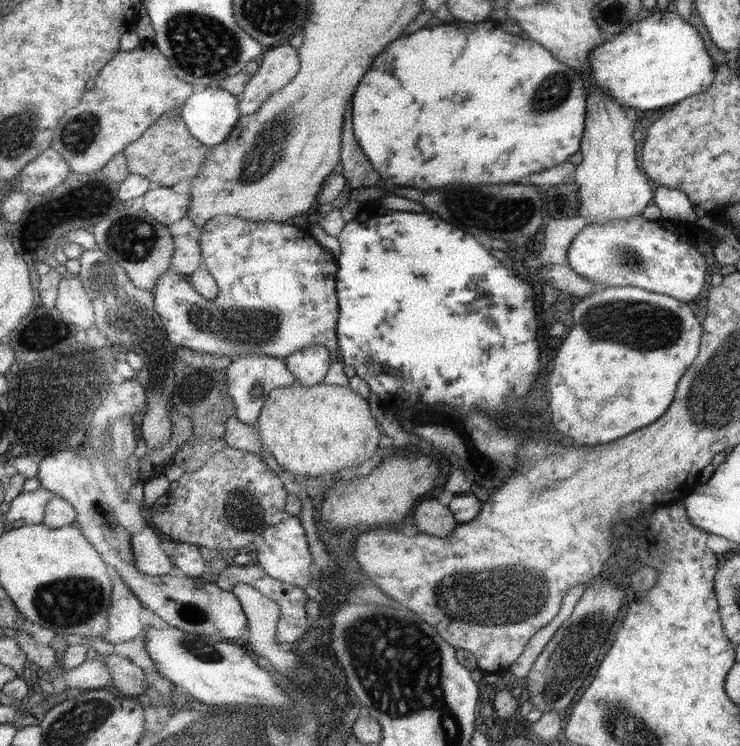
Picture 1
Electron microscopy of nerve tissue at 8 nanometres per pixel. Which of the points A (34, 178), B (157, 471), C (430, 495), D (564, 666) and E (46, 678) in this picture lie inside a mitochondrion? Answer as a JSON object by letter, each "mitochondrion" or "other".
{"A":"mitochondrion","B":"other","C":"other","D":"mitochondrion","E":"other"}

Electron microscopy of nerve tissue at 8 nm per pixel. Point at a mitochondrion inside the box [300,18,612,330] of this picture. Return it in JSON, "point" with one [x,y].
{"point":[561,83]}

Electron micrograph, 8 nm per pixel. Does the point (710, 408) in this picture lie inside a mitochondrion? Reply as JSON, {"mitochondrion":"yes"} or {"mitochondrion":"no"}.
{"mitochondrion":"yes"}

